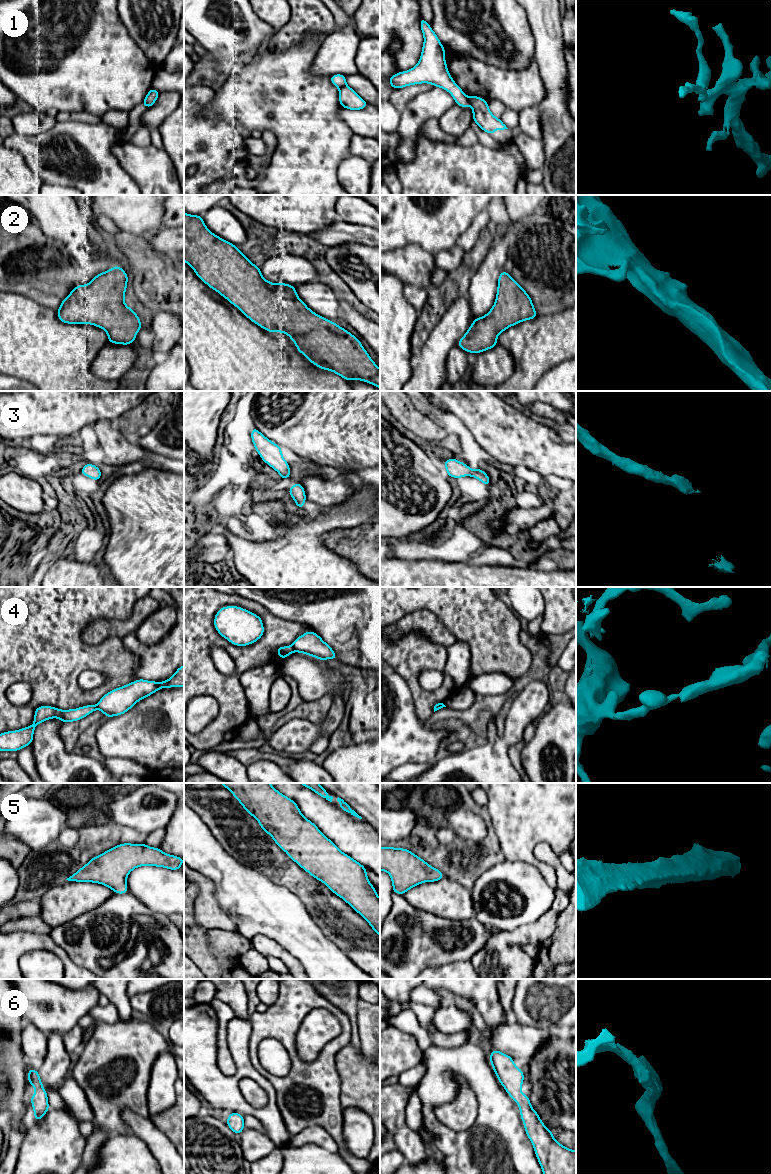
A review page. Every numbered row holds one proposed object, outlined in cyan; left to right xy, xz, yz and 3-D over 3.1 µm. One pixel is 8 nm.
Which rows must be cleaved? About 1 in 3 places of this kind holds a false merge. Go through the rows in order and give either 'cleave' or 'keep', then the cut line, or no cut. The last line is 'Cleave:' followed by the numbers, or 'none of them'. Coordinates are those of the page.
1: cleave | yz (466, 97), (470, 105)
2: keep | no cut
3: keep | no cut
4: cleave | xz (291, 646), (294, 650)
5: keep | no cut
6: keep | no cut
Cleave: 1, 4

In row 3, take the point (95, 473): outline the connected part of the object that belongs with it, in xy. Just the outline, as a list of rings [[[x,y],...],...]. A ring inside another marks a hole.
[[[86,463],[80,470],[80,473],[90,477],[94,481],[98,481],[102,475],[102,471],[96,465],[90,463]]]

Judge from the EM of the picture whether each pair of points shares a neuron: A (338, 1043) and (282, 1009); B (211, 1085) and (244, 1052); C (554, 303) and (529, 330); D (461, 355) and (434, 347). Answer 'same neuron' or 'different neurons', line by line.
A: same neuron
B: same neuron
C: different neurons
D: different neurons

